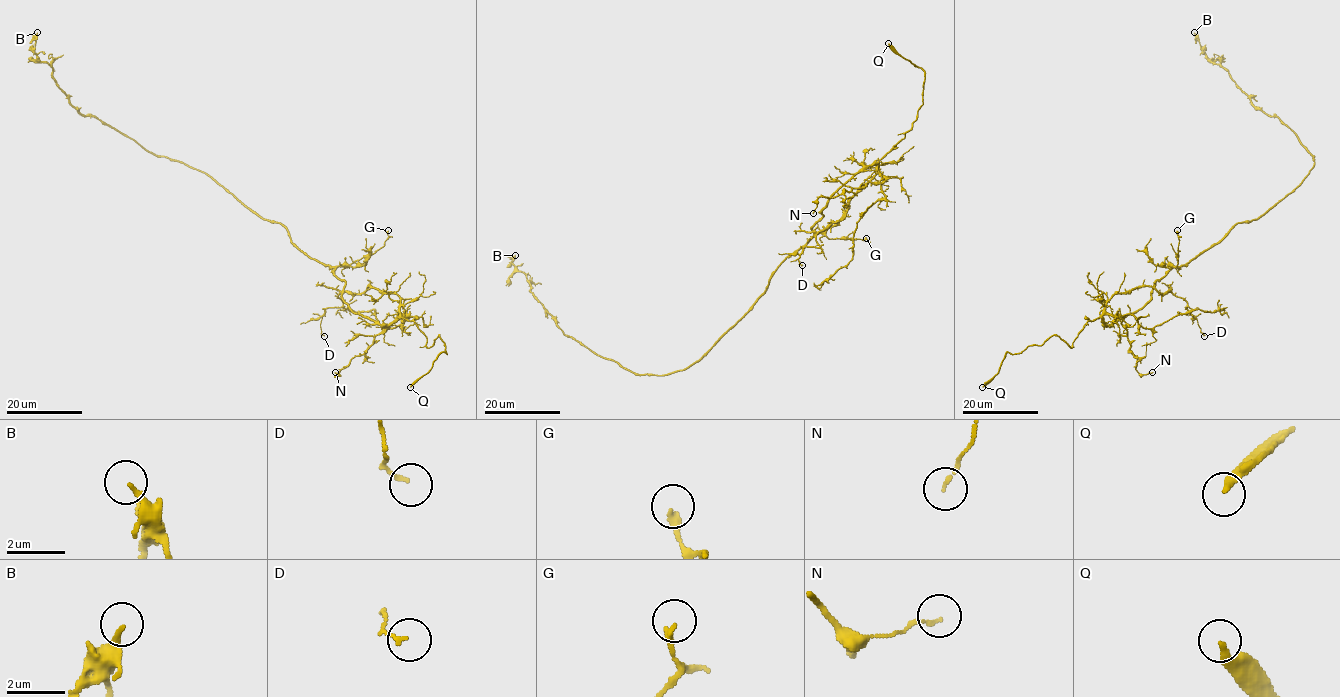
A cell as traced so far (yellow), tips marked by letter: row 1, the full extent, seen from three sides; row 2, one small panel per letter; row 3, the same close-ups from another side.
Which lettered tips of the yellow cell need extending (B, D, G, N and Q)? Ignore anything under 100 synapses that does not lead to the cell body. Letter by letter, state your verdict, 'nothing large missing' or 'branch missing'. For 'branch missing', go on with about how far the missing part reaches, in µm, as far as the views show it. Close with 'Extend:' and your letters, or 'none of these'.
B: nothing large missing
D: nothing large missing
G: nothing large missing
N: nothing large missing
Q: branch missing; missing 4 µm
Extend: Q

